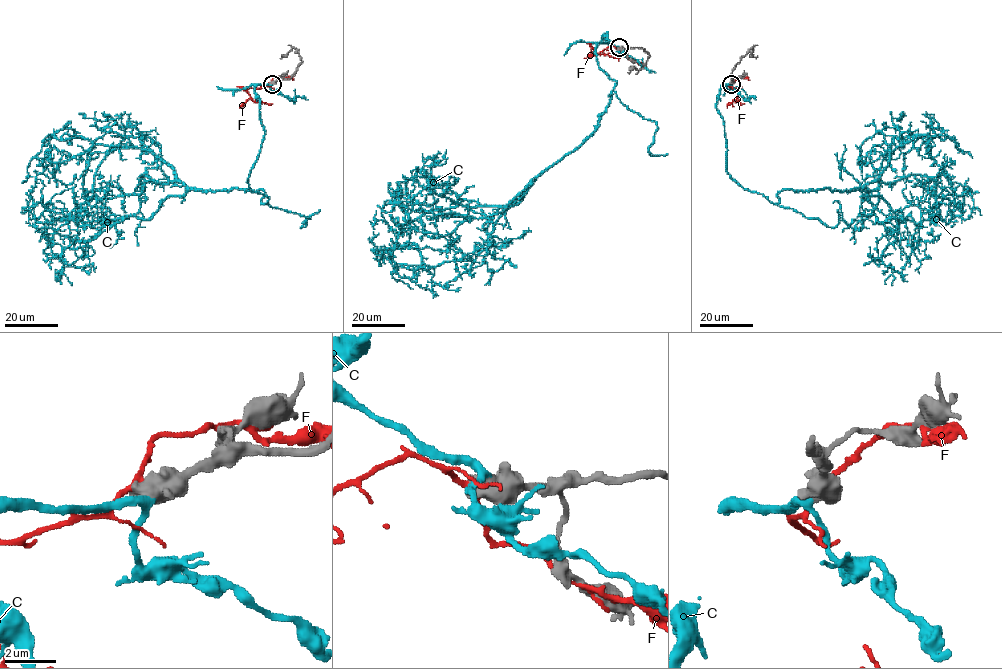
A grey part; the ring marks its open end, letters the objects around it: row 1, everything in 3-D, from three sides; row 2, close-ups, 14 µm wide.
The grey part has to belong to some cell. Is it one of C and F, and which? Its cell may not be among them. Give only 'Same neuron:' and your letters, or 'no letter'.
Same neuron: C

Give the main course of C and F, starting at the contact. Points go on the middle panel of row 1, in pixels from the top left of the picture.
C: (619, 48), (607, 32), (595, 50), (616, 81), (599, 126), (498, 219), (491, 245), (410, 278), (380, 257)
F: (618, 49), (610, 46), (594, 55), (608, 54), (619, 60)

